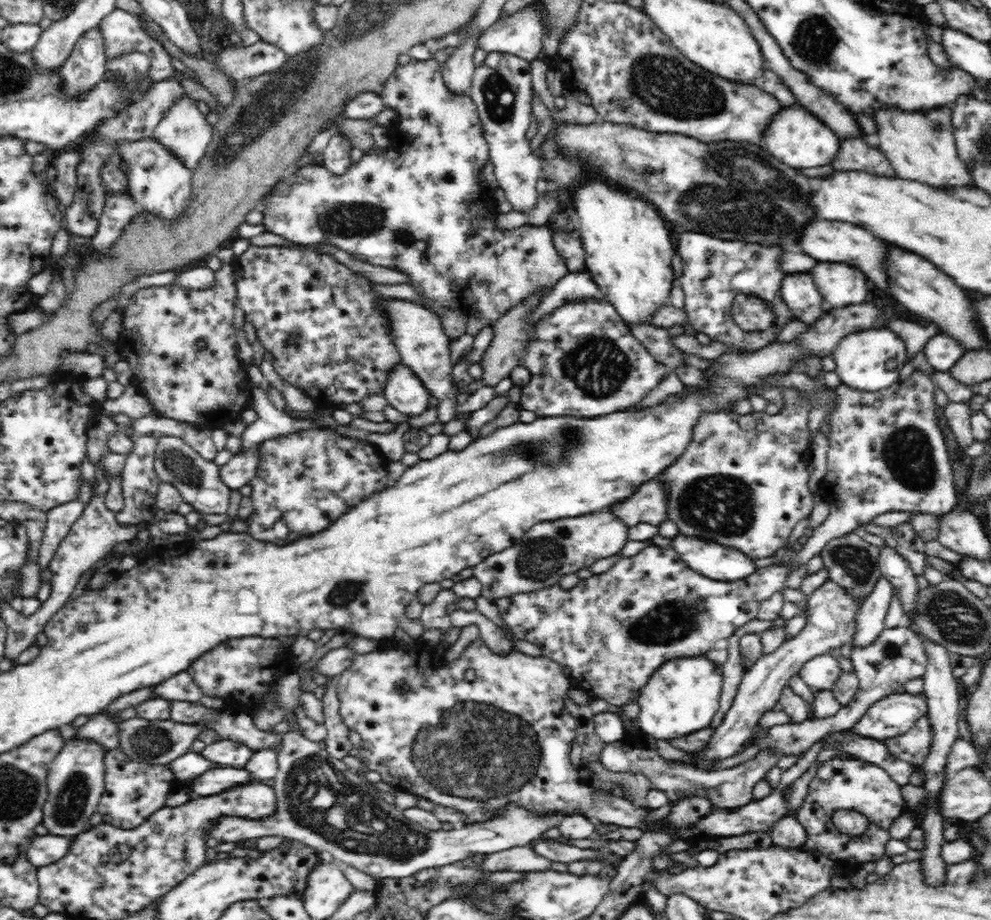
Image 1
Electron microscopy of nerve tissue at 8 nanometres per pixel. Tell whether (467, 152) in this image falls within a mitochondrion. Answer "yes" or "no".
no

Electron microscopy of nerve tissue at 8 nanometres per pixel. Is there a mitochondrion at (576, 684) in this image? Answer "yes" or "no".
no

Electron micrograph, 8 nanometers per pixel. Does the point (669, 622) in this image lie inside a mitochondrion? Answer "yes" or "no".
yes

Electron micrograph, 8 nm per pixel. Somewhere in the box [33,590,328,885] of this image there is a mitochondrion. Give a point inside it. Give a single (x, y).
(69, 806)

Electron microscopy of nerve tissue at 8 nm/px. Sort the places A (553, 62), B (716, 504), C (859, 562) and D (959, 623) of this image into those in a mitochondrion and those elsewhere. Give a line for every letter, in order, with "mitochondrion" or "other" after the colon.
A: other
B: mitochondrion
C: mitochondrion
D: mitochondrion

